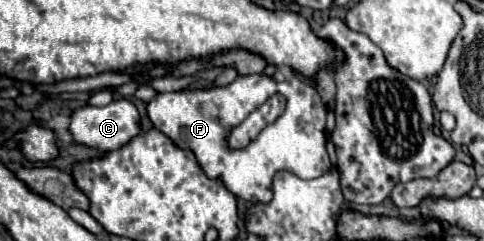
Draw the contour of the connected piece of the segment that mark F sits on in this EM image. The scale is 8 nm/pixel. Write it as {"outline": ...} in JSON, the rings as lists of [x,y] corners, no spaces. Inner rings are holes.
{"outline":[[[249,75],[249,77],[237,77],[233,83],[225,85],[225,87],[215,87],[215,89],[201,89],[201,91],[175,91],[175,93],[159,93],[147,107],[149,119],[153,121],[153,125],[167,135],[169,139],[173,139],[173,143],[177,143],[177,147],[181,149],[189,149],[193,151],[199,167],[207,173],[209,179],[217,179],[221,181],[221,185],[225,189],[229,189],[235,197],[241,197],[249,203],[269,203],[273,197],[273,175],[277,171],[289,171],[301,179],[317,179],[321,175],[325,175],[331,167],[329,163],[329,155],[327,155],[327,147],[325,147],[325,117],[327,117],[327,109],[321,103],[319,93],[315,91],[315,85],[309,81],[299,79],[297,75],[291,77],[291,81],[283,81],[277,83],[271,77],[265,75]],[[281,93],[287,99],[287,107],[285,113],[275,119],[273,123],[269,123],[263,133],[259,133],[257,139],[253,139],[245,149],[229,149],[227,145],[227,137],[231,133],[233,127],[237,127],[239,123],[245,121],[245,117],[249,113],[253,113],[257,107],[261,107],[271,95]]]}

